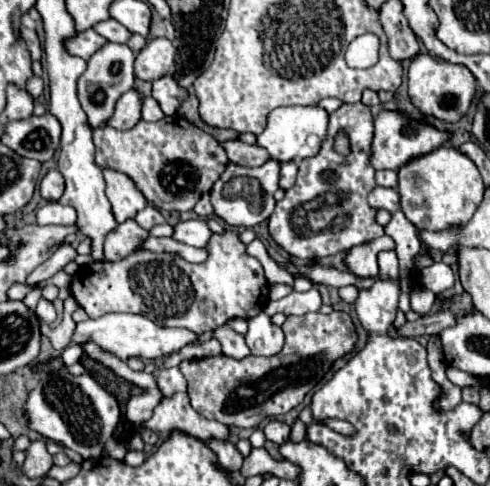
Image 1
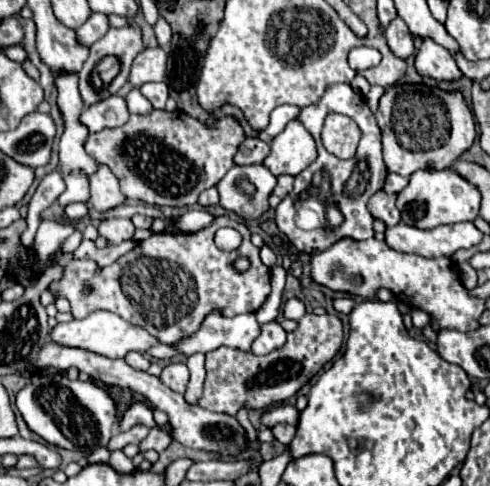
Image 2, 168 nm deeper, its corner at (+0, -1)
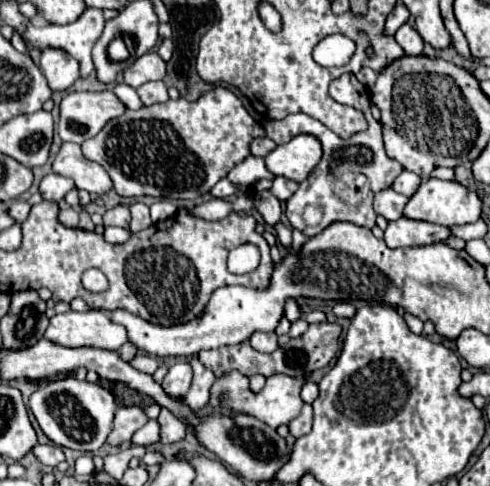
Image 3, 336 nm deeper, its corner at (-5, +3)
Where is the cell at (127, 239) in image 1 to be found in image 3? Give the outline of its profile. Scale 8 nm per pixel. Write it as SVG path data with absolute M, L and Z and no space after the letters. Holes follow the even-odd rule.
M117 205L113 209L107 209L105 215L103 215L103 225L105 227L115 225L115 227L129 229L129 223L131 223L131 213L129 213L129 207L125 207L125 205Z

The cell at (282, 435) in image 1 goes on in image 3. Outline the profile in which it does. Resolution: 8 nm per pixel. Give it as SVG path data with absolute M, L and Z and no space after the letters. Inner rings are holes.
M305 405L301 415L295 417L291 423L289 423L289 433L293 437L301 437L305 433L311 431L311 421L313 421L313 411L311 411L311 405Z

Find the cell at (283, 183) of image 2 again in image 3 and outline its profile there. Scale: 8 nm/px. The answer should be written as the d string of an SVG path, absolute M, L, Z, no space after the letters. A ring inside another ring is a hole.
M275 177L273 181L273 187L271 187L271 193L279 199L279 201L287 201L295 191L297 191L299 183L287 179L287 177Z

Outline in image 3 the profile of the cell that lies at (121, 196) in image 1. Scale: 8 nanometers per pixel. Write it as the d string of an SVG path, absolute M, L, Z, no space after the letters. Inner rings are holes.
M63 143L59 155L53 161L53 173L69 177L75 181L77 189L85 189L99 197L107 195L113 189L111 177L99 163L83 157L81 147L75 143Z

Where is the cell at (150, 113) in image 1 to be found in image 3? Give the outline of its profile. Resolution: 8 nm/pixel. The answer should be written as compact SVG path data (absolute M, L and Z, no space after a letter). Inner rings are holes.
M125 83L115 85L115 87L113 87L113 93L127 105L127 109L141 109L141 107L143 107L143 101L139 99L137 91L135 91L133 87L125 85Z

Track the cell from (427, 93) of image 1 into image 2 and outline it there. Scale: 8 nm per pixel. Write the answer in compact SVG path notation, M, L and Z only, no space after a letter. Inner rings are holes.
M424 39L420 53L416 55L416 71L424 77L432 77L436 81L440 79L460 79L462 73L458 71L452 53L434 43L432 39Z

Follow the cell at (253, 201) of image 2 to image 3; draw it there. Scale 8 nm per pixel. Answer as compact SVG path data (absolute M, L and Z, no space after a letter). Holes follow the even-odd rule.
M249 155L245 161L241 161L239 165L235 165L229 171L227 179L233 185L237 185L237 187L241 187L241 189L247 191L247 189L253 189L259 179L271 179L273 181L275 175L265 167L265 161L261 157Z

